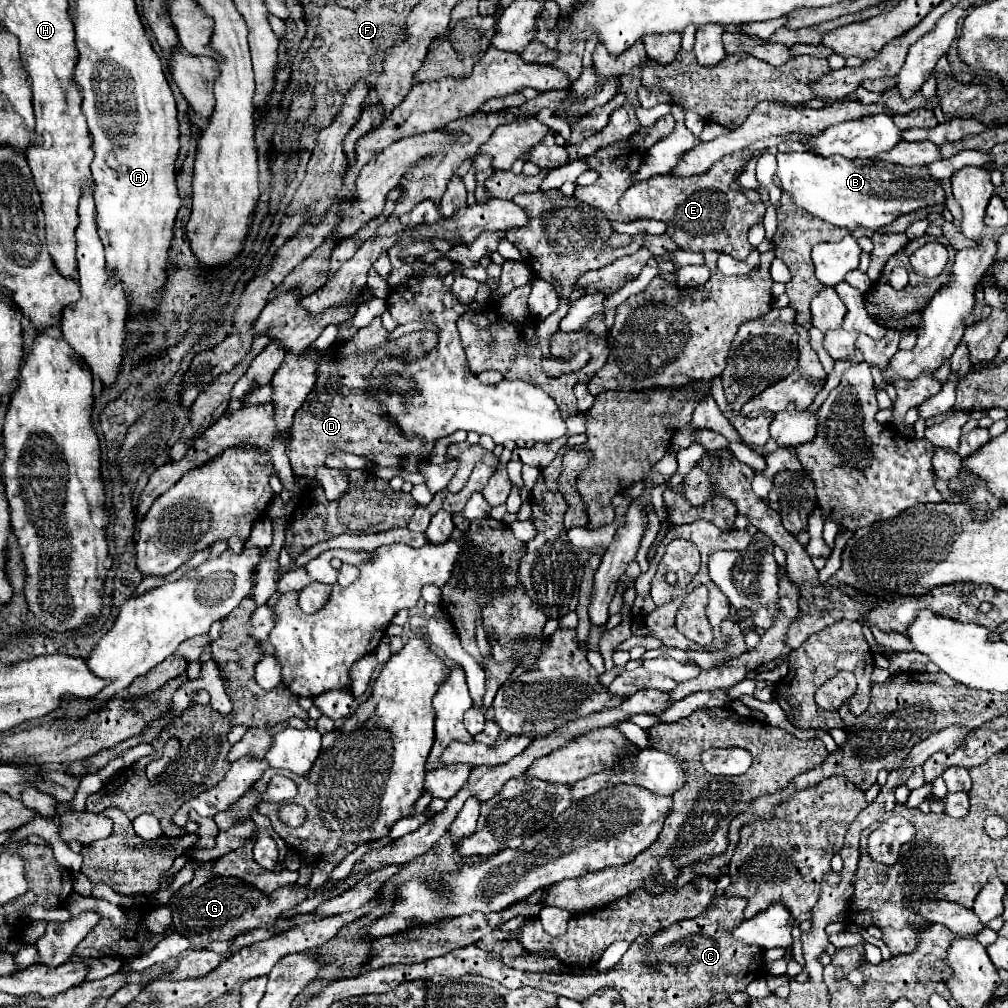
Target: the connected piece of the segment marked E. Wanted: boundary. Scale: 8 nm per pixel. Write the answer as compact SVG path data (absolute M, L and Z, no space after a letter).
M778 139L762 141L762 145L754 145L754 149L746 149L746 153L734 153L734 157L724 157L718 165L712 165L708 173L698 177L652 177L648 181L632 185L618 201L620 213L632 219L658 219L668 225L666 233L672 241L684 251L720 251L732 255L738 261L746 261L752 253L752 245L746 239L748 229L762 221L764 217L764 203L750 203L742 191L738 189L736 175L740 173L742 165L752 157L754 151L778 145Z

